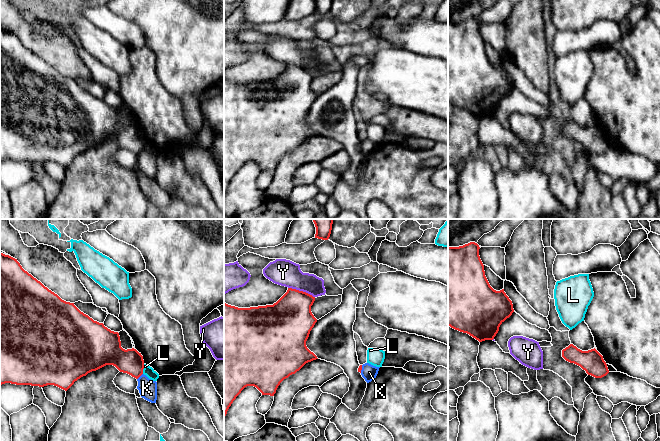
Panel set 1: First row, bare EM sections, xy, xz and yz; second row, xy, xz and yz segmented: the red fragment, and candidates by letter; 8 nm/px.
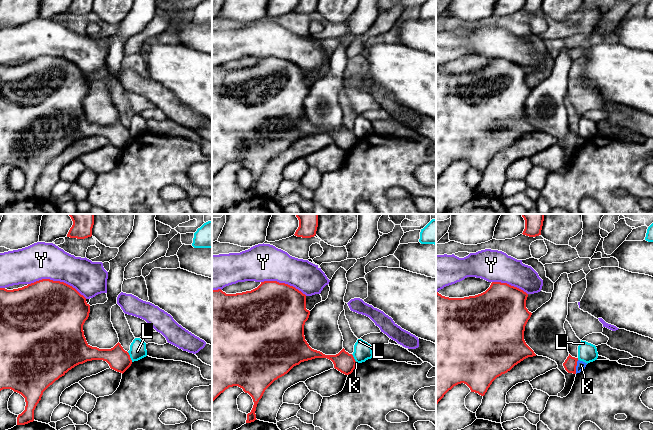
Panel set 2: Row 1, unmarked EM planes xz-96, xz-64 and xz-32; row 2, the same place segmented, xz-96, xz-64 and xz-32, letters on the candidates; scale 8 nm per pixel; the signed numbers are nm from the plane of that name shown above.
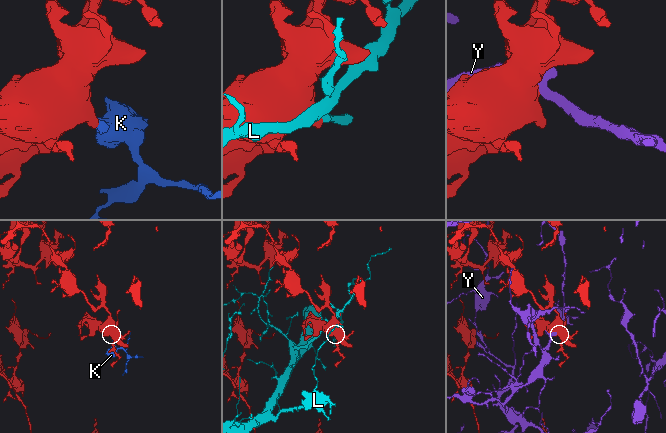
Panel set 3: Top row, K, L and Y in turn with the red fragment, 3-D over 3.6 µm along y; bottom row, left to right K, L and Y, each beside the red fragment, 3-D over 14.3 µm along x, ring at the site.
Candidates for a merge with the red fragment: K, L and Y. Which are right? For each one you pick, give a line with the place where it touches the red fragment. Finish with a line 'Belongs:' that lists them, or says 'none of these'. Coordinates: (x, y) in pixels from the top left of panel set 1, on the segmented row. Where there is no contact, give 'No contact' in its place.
Belongs: none of these

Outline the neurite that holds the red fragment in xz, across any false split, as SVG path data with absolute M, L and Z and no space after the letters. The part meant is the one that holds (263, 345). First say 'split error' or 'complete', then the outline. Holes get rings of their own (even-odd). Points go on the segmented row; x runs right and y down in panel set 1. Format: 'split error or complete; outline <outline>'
complete; outline M288 288L287 292L273 305L238 308L228 305L224 301L224 417L226 416L227 411L233 401L245 387L254 386L262 393L262 395L274 396L278 386L284 379L288 378L292 374L295 374L306 363L318 359L317 356L306 346L306 341L309 337L310 331L317 322L317 319L311 312L311 306L313 305L314 301L315 297L312 295L292 288Z

